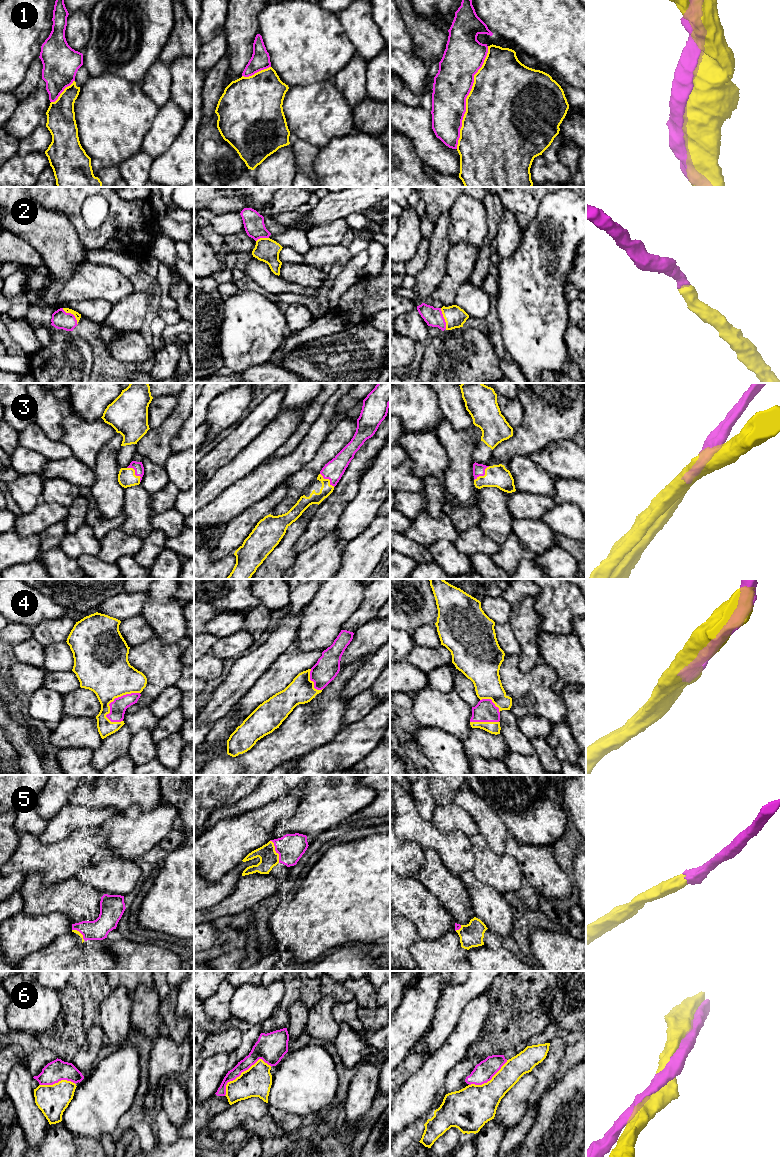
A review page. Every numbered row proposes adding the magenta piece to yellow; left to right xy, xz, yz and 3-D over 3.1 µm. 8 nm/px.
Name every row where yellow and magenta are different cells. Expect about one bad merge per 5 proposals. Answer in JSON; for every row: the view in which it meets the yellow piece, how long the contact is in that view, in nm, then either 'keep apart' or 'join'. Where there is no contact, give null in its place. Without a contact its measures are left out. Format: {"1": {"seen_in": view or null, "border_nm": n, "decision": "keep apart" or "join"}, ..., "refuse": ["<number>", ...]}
{"1": {"seen_in": "yz", "border_nm": 850, "decision": "join"}, "2": {"seen_in": "xy", "border_nm": 180, "decision": "join"}, "3": {"seen_in": "xy", "border_nm": 160, "decision": "join"}, "4": {"seen_in": "xy", "border_nm": 340, "decision": "join"}, "5": {"seen_in": "xz", "border_nm": 200, "decision": "join"}, "6": {"seen_in": "xz", "border_nm": 440, "decision": "keep apart"}, "refuse": ["6"]}

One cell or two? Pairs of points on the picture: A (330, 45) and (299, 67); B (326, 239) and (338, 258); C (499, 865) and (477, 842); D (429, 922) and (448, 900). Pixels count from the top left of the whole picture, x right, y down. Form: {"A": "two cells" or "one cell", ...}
{"A": "one cell", "B": "two cells", "C": "one cell", "D": "two cells"}

